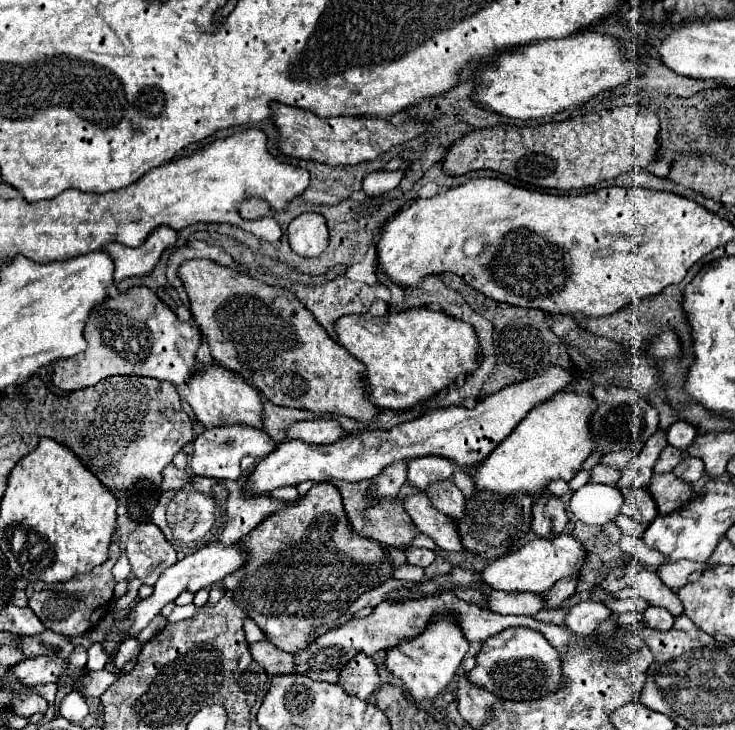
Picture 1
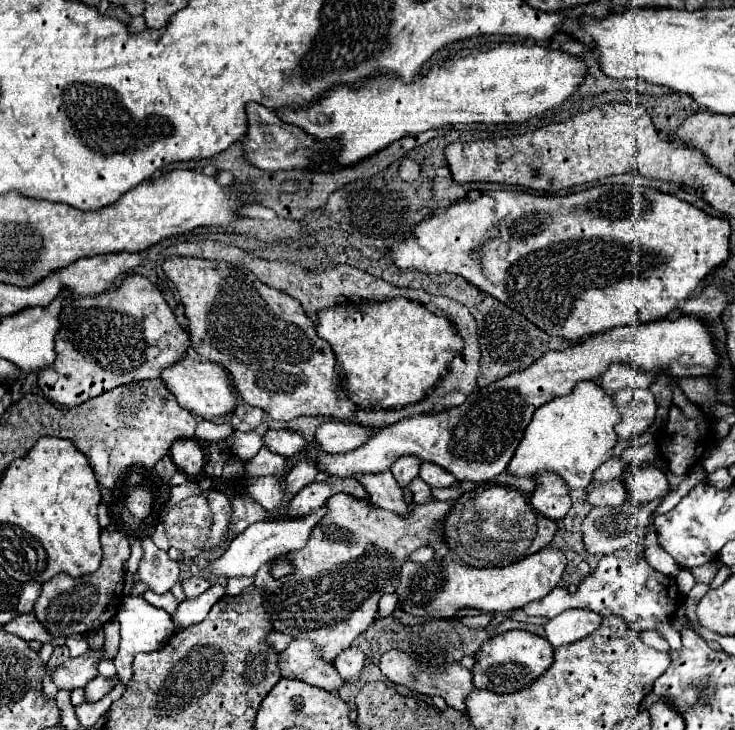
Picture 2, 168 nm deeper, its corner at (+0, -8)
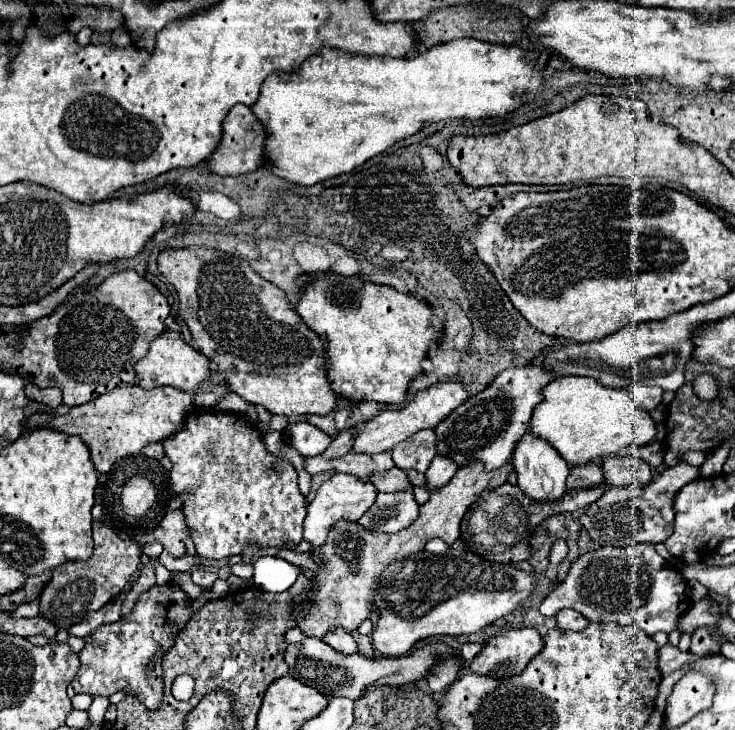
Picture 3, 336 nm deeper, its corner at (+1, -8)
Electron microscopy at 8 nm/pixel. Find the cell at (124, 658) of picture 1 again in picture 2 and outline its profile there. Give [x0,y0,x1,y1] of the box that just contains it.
[84,675,108,703]

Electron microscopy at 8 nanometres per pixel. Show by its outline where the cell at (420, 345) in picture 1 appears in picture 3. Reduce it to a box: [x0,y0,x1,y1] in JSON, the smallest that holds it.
[297,271,443,403]

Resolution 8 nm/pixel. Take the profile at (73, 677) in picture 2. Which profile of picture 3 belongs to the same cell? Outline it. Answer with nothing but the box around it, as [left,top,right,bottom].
[71,583,191,709]

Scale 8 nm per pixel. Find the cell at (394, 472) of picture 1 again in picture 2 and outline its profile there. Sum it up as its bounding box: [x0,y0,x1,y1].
[390,457,420,487]

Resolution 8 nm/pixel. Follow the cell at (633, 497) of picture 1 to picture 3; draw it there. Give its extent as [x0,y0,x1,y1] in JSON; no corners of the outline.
[567,463,605,489]

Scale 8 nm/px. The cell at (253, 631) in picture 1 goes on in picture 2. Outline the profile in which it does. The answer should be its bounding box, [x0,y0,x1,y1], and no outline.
[268,631,292,653]

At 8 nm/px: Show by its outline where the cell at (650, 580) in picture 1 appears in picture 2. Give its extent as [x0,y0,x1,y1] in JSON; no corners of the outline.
[524,549,682,633]

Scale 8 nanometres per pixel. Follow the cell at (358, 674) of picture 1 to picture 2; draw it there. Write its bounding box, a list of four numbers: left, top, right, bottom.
[334,647,364,685]

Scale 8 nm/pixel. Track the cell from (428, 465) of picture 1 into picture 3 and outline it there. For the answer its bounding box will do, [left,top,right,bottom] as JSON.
[427,455,457,489]

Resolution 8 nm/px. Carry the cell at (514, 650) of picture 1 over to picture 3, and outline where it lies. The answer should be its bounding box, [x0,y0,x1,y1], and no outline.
[469,629,543,679]

